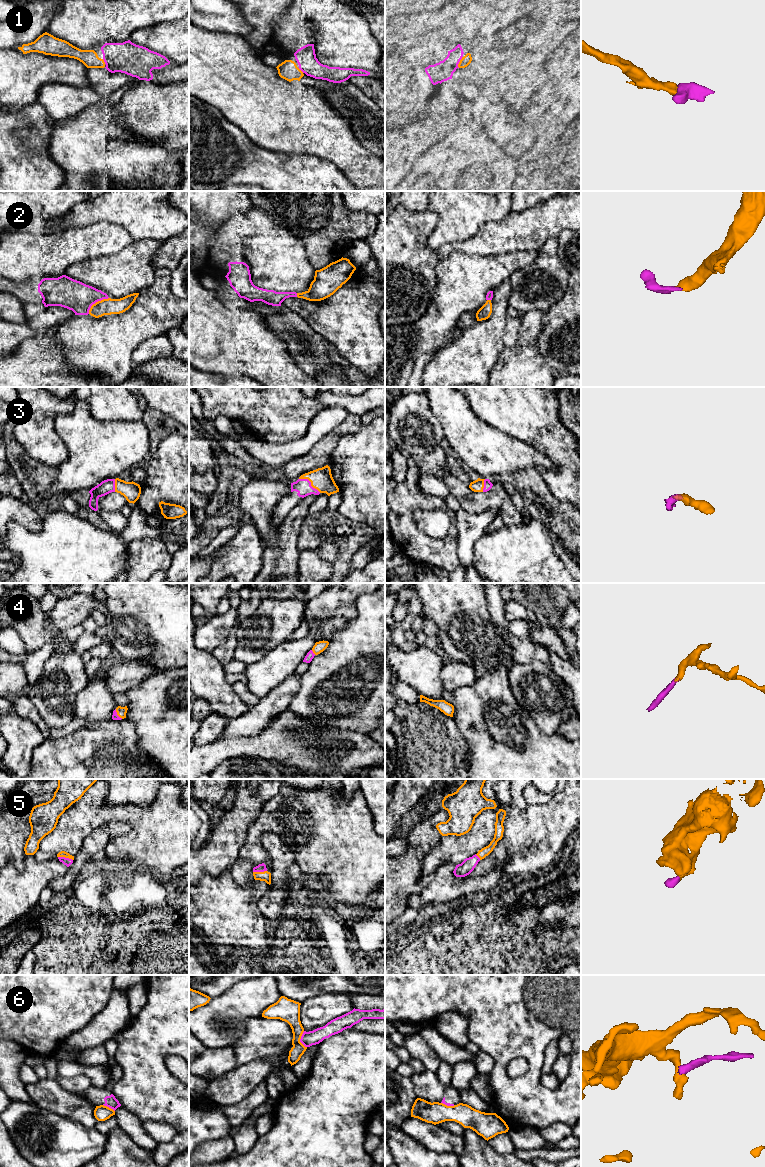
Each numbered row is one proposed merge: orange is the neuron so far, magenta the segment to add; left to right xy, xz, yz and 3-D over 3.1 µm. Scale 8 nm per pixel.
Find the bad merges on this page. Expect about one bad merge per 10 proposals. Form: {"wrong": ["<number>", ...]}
{"wrong": ["6"]}

